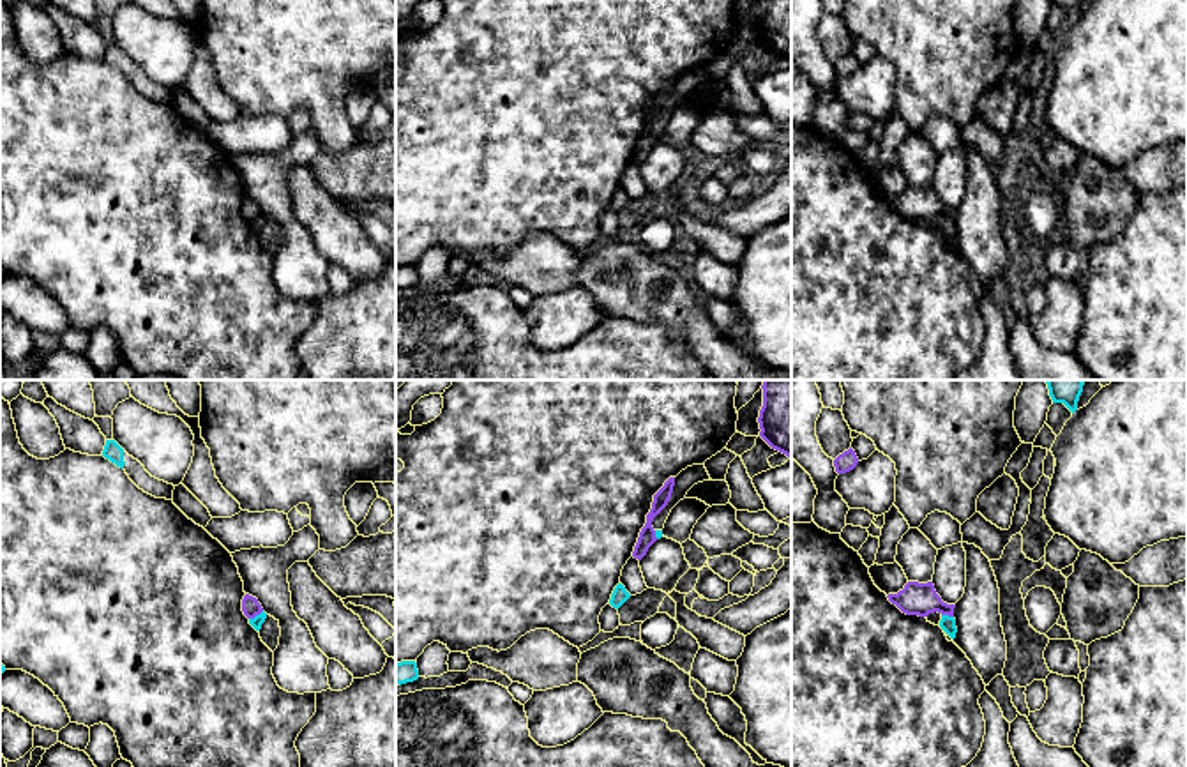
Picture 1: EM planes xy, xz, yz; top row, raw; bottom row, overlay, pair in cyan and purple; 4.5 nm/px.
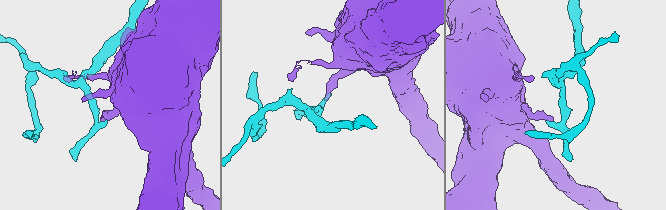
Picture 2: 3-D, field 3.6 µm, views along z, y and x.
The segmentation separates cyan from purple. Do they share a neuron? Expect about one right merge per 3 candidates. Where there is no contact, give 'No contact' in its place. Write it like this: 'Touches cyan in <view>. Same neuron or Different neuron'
Touches cyan in xy. Different neuron

